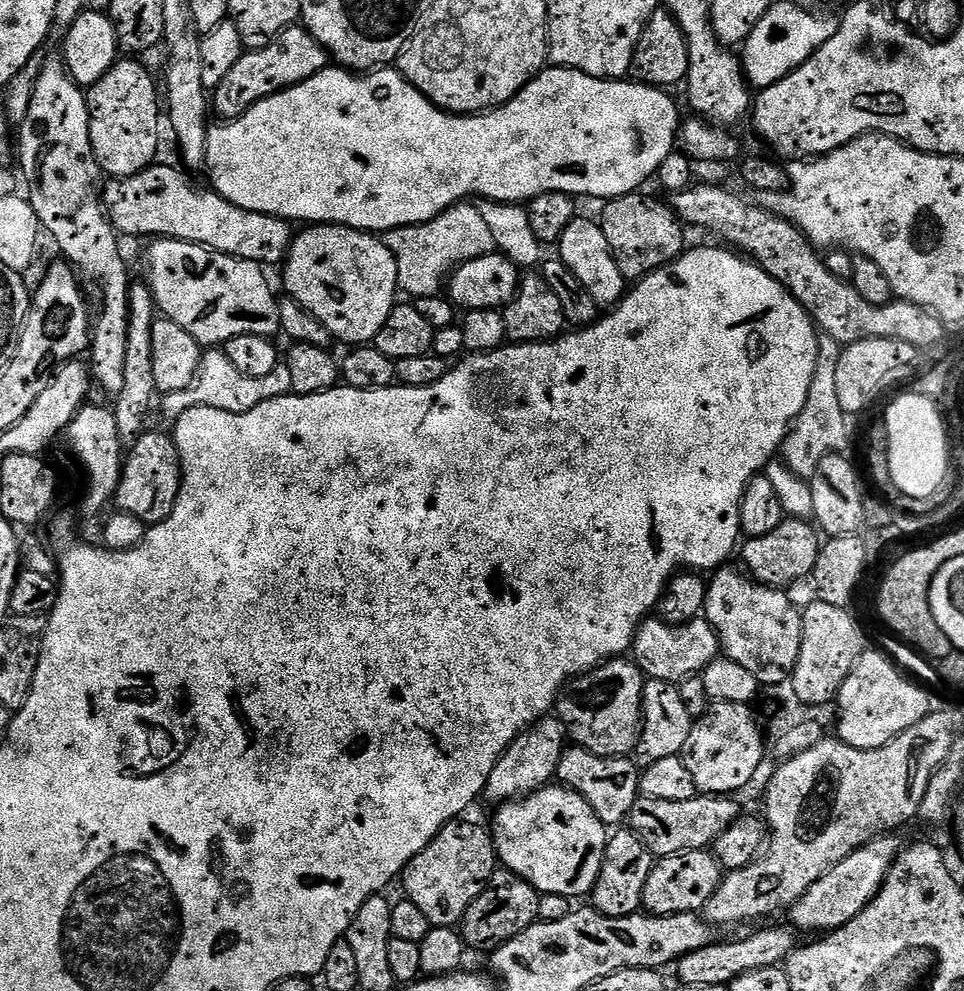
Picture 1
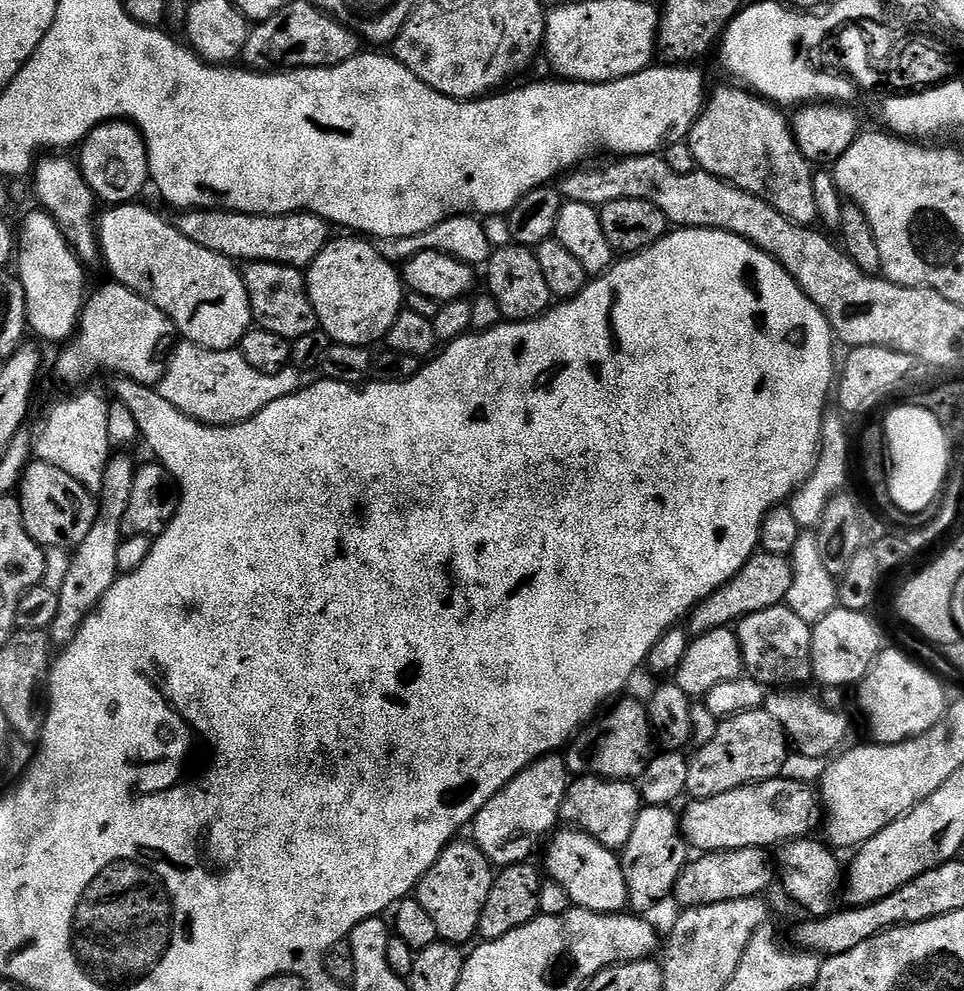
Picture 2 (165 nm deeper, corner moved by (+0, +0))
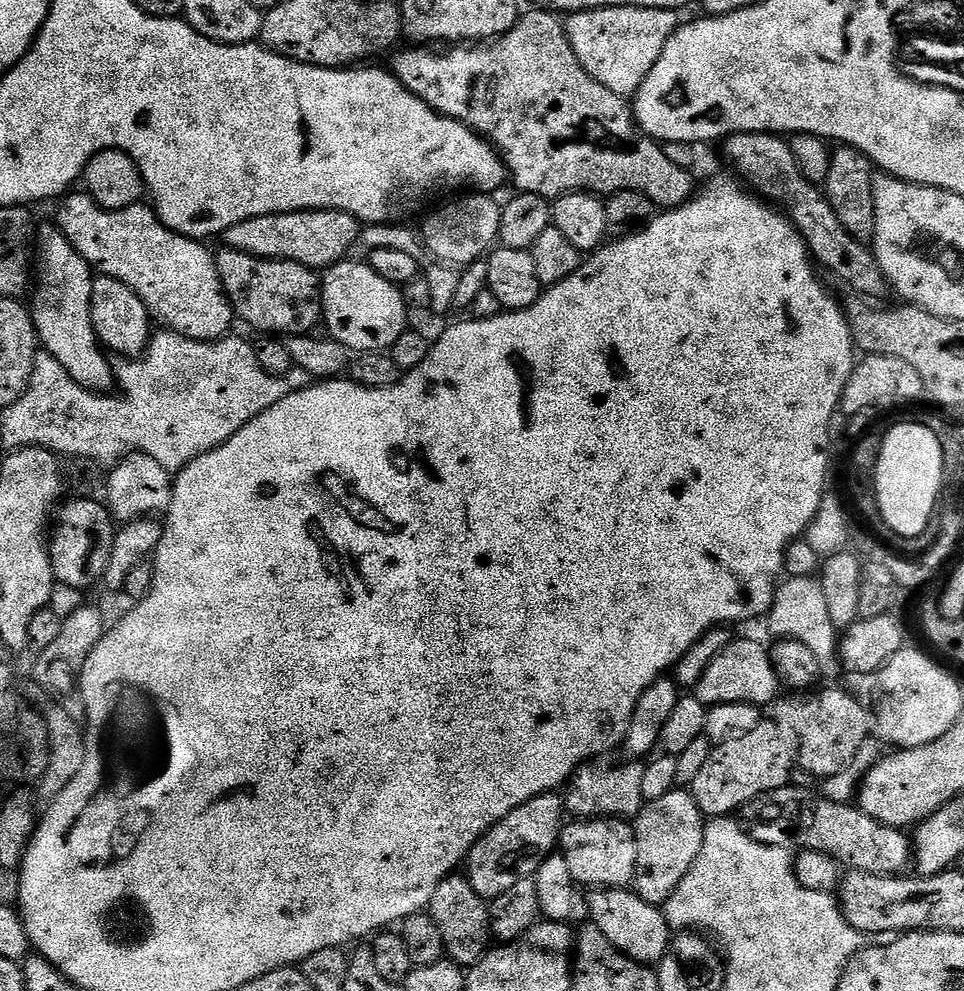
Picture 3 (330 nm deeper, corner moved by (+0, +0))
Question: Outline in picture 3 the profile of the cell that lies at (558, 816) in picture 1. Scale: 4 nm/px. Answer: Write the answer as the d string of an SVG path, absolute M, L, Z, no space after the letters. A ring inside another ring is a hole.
M597 888L587 895L591 923L606 934L614 947L639 964L659 965L660 959L668 953L670 929L663 911L657 905L646 902L628 888Z

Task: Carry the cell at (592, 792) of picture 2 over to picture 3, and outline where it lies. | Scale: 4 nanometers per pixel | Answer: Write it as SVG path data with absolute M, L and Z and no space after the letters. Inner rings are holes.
M576 818L560 830L558 850L570 865L577 885L585 889L628 888L636 879L636 829L624 818Z

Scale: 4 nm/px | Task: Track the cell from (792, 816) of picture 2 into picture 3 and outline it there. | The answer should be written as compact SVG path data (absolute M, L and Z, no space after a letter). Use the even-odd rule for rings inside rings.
M779 788L773 792L762 794L747 805L746 812L752 816L761 816L764 820L792 820L792 828L796 831L796 840L804 850L818 850L830 858L834 858L845 869L879 876L899 876L909 871L914 860L914 844L907 831L870 818L858 806L851 803L839 804L819 791L811 792L808 788Z

